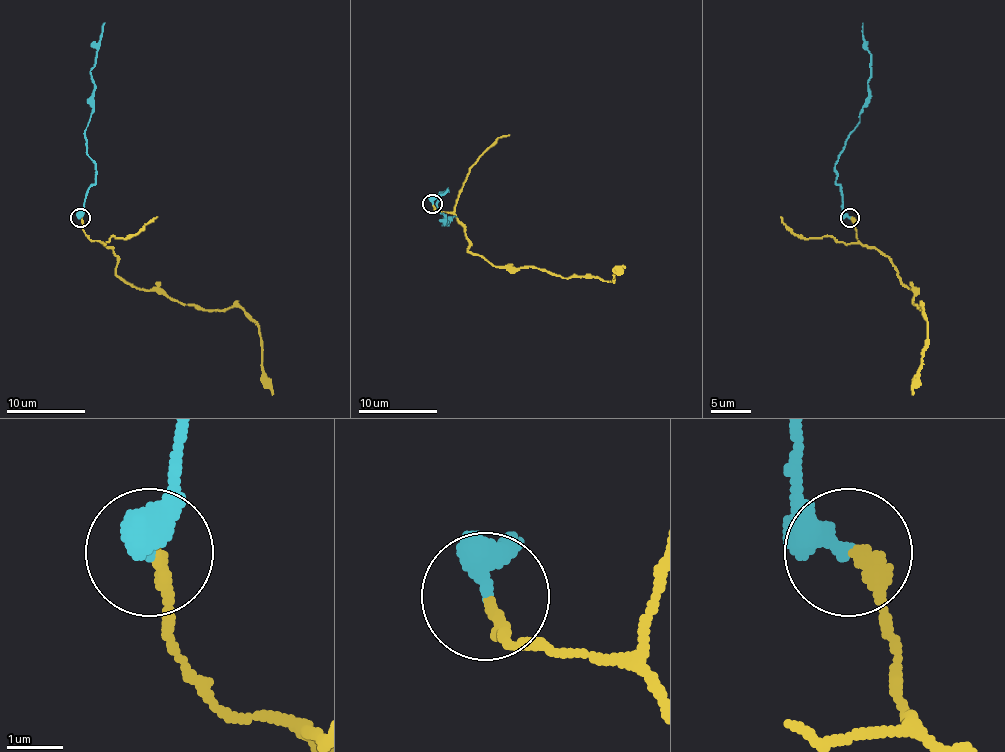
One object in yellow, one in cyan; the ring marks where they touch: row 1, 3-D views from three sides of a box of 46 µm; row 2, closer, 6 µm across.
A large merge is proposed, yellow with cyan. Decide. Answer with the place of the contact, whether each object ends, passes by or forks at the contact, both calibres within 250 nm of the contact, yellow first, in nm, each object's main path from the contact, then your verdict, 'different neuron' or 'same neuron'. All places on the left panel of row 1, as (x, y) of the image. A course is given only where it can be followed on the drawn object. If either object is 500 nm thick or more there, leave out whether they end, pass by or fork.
(80, 217) | yellow ends | cyan passes by | 240/280 nm | yellow via (81, 217), (134, 286), (203, 310), (239, 306), (259, 328), (272, 395) | cyan via (81, 217), (86, 189), (94, 181), (94, 162), (86, 152), (84, 130), (94, 96), (90, 69), (104, 23) | same neuron

